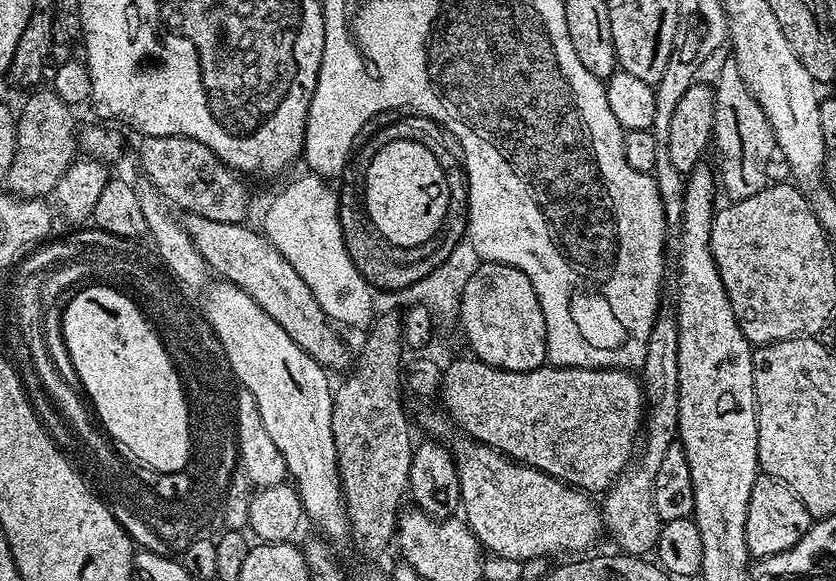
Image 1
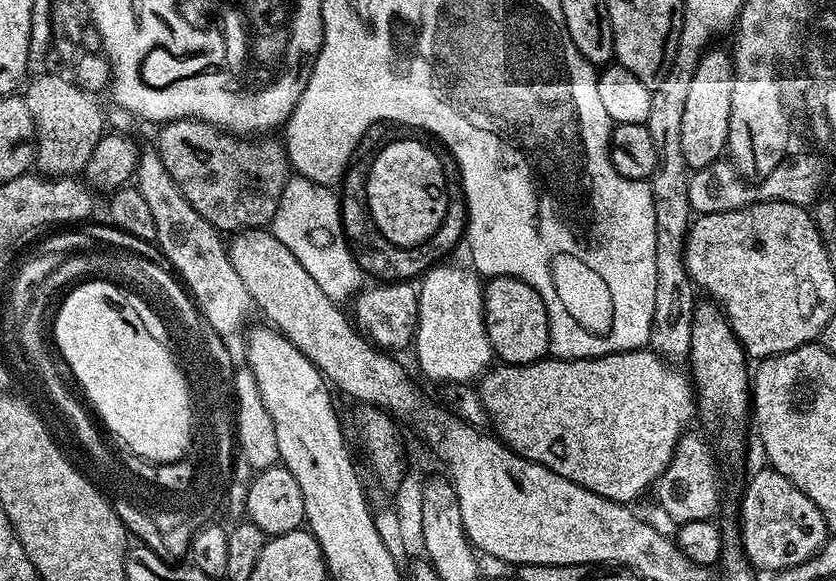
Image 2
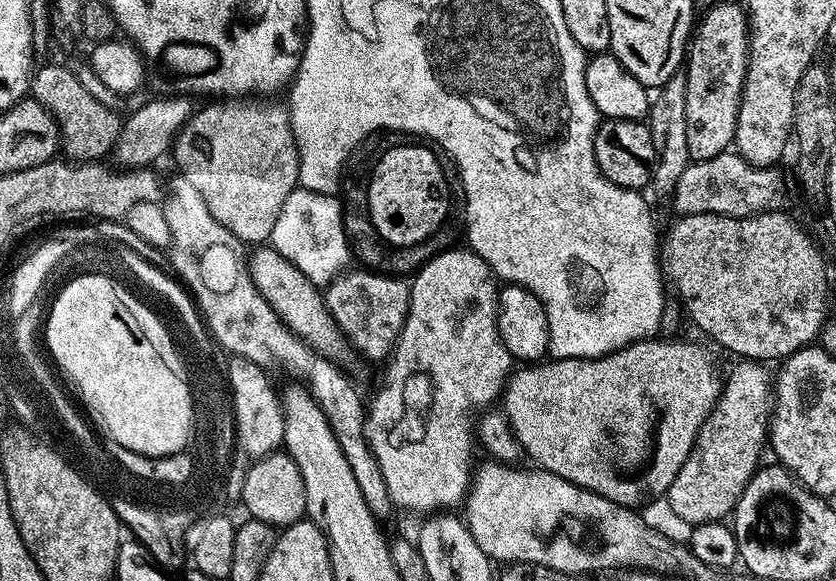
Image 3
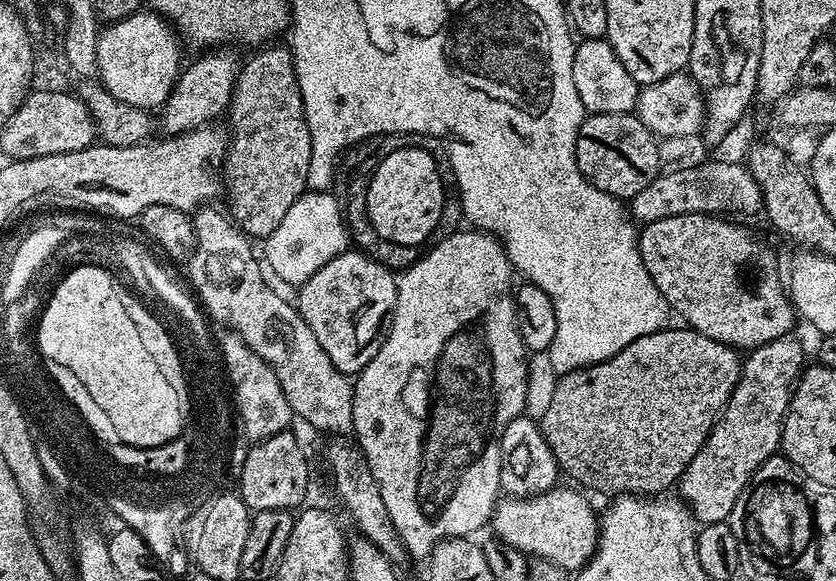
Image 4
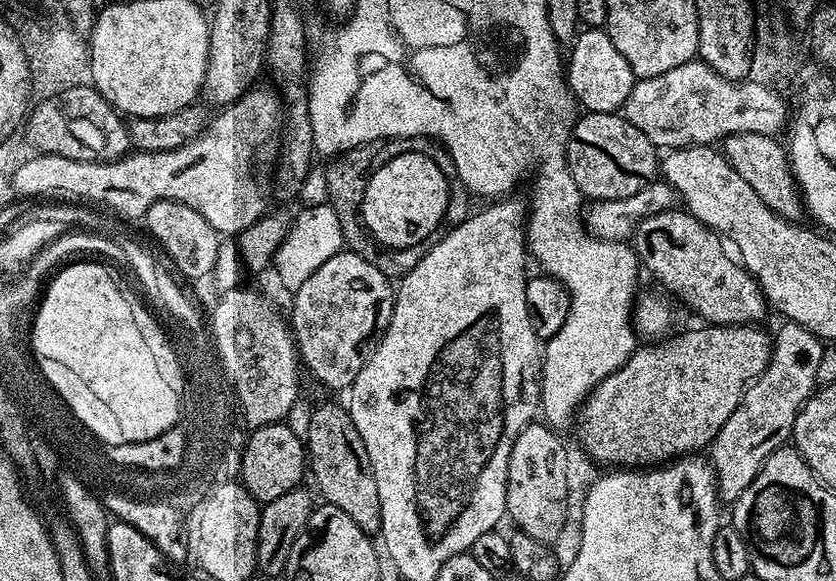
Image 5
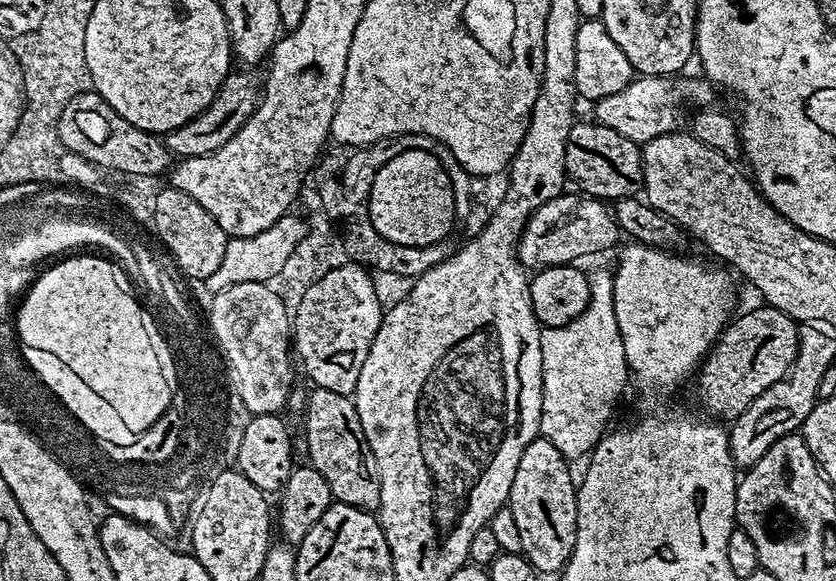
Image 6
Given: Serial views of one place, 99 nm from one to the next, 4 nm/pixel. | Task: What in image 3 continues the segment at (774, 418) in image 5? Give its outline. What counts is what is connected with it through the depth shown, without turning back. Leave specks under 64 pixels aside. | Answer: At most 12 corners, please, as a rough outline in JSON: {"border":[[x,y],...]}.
{"border":[[735,361],[666,503],[731,517],[761,467],[774,372]]}

